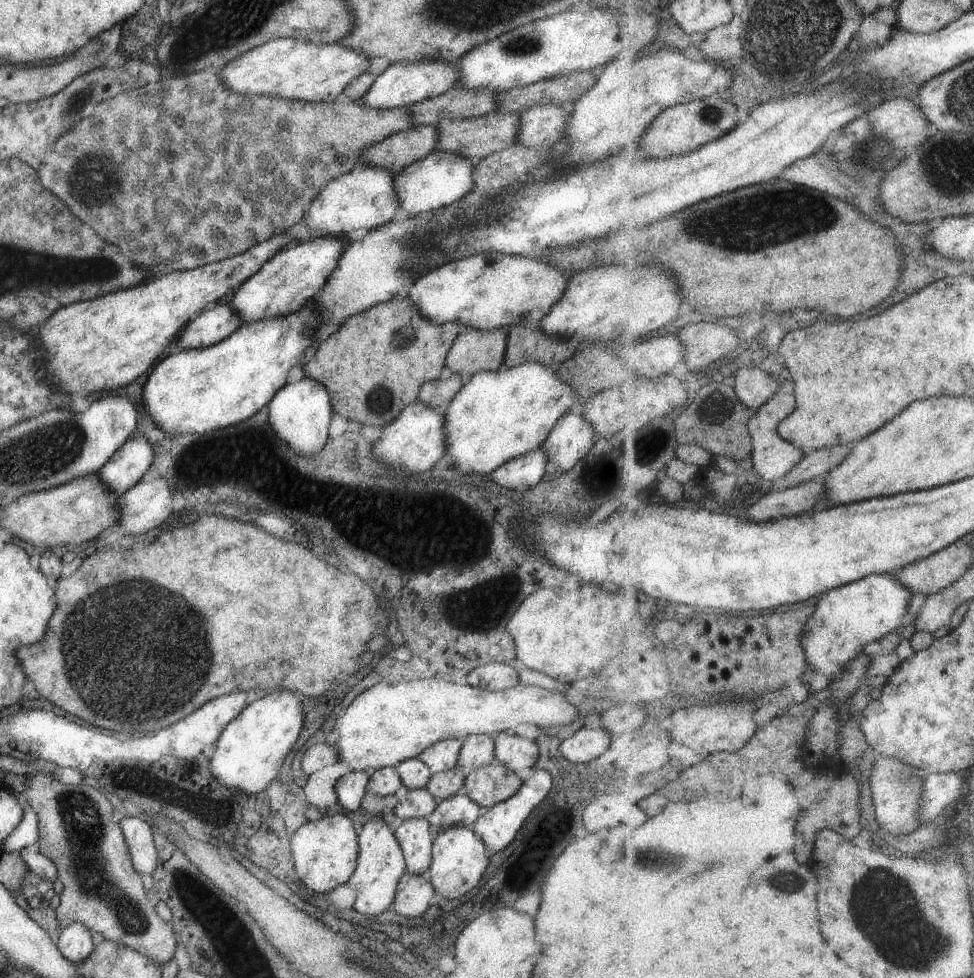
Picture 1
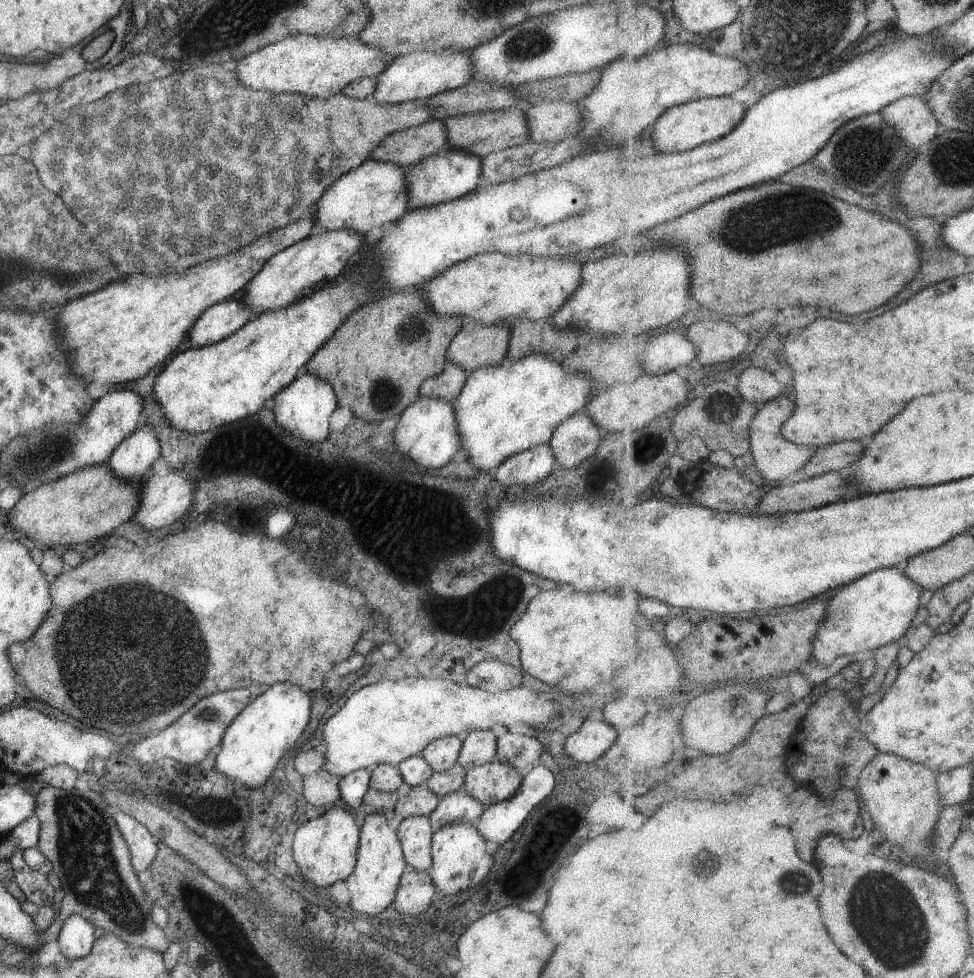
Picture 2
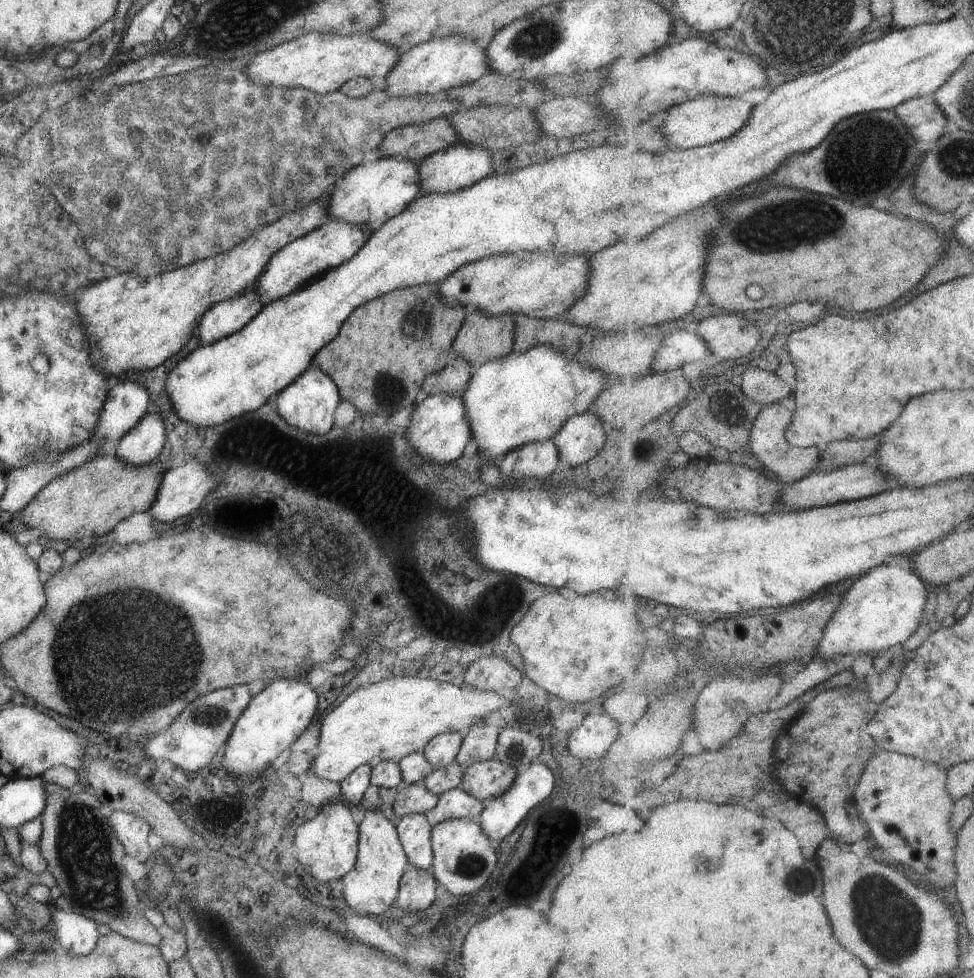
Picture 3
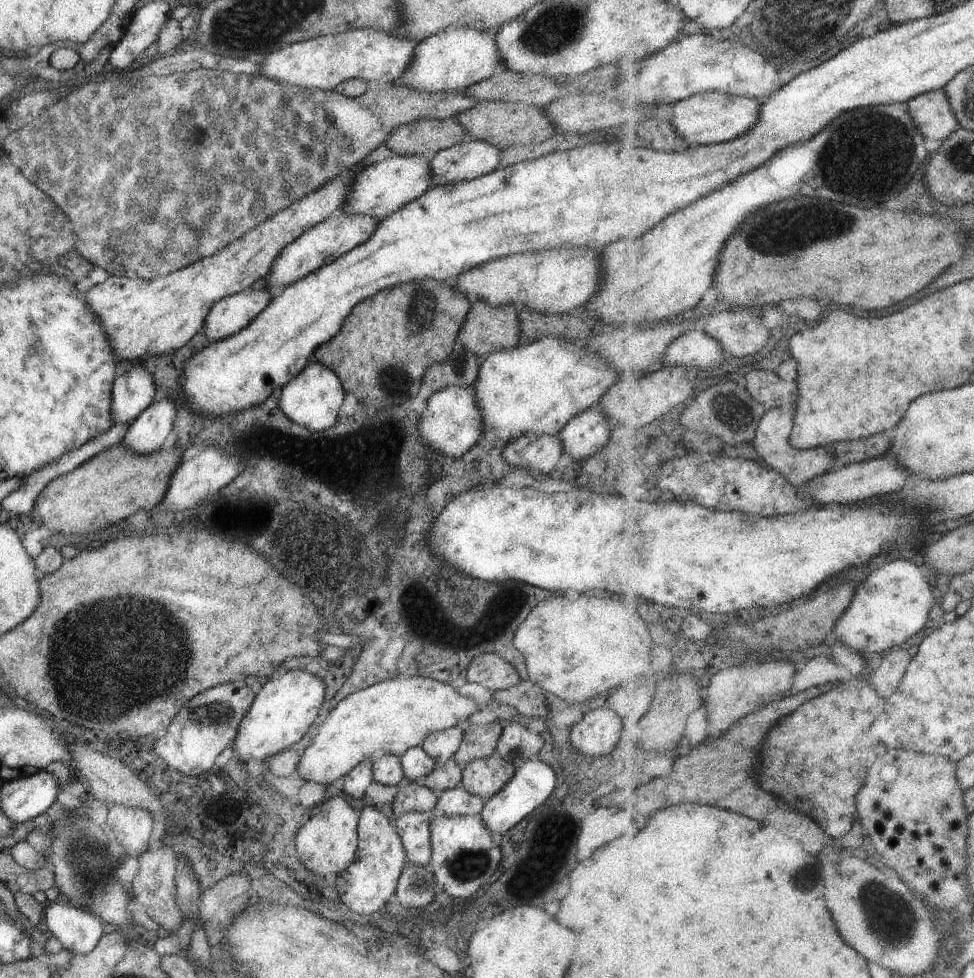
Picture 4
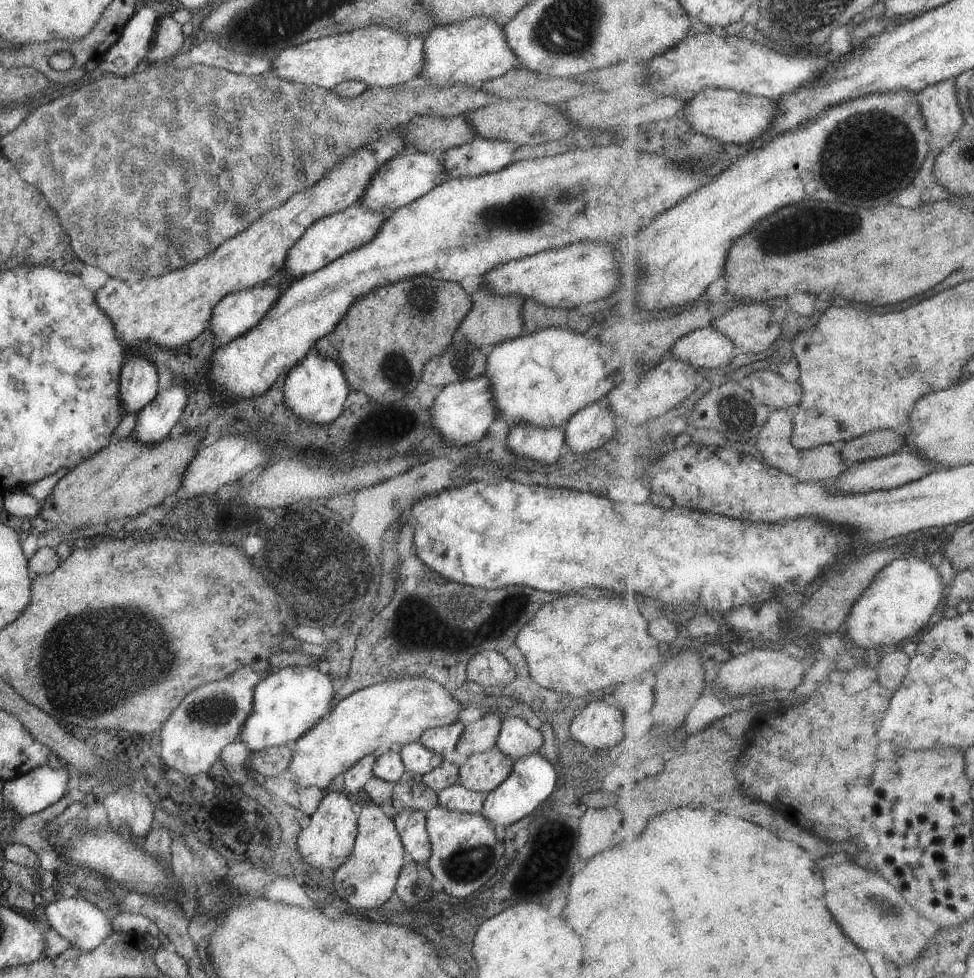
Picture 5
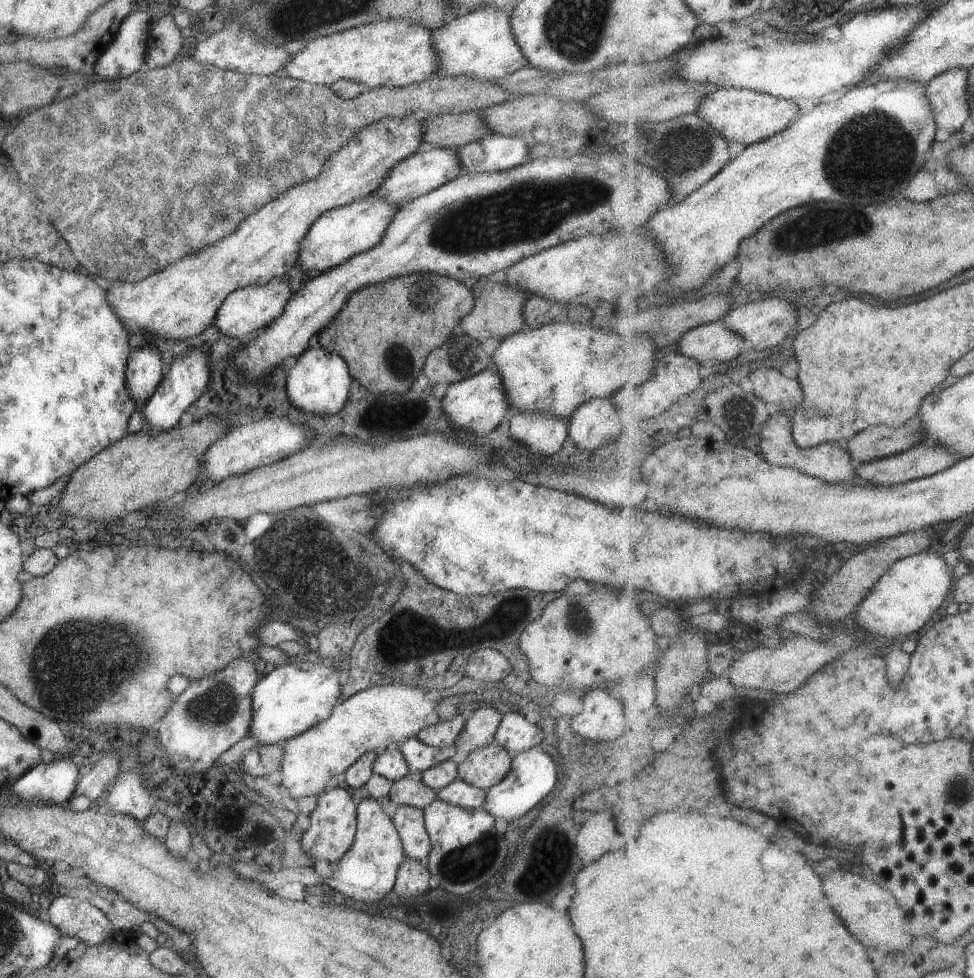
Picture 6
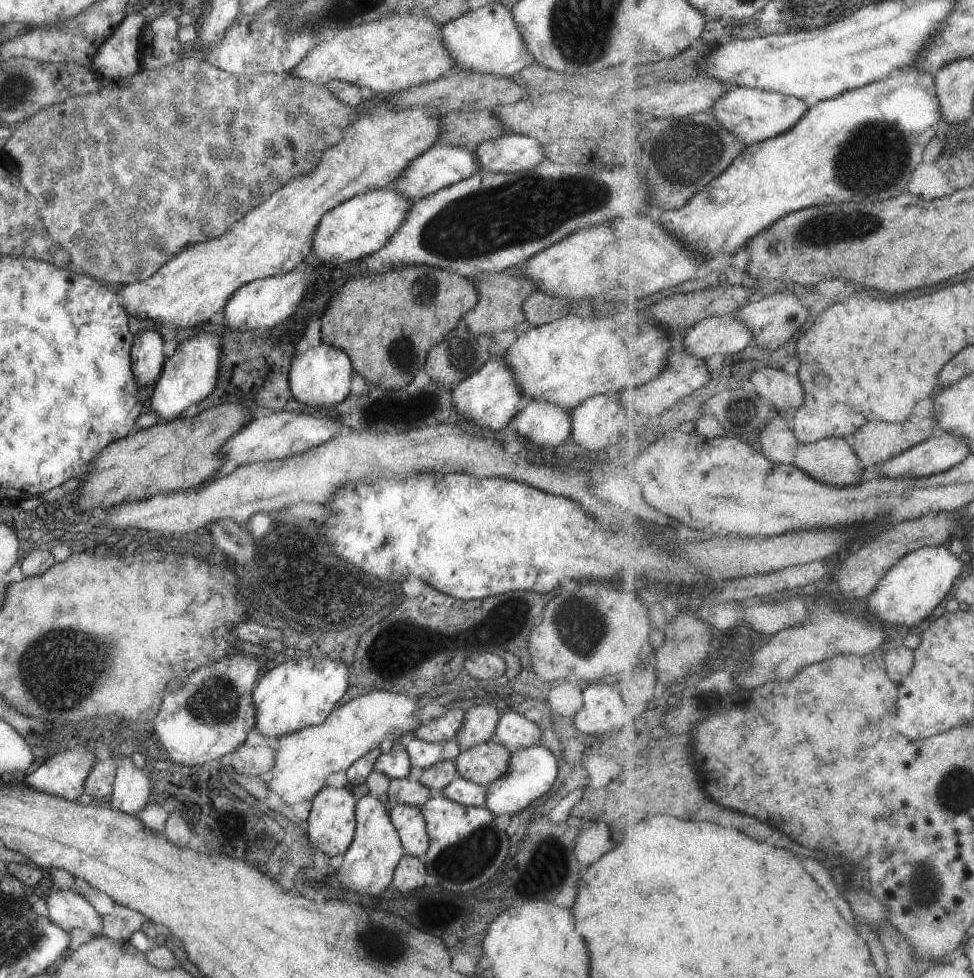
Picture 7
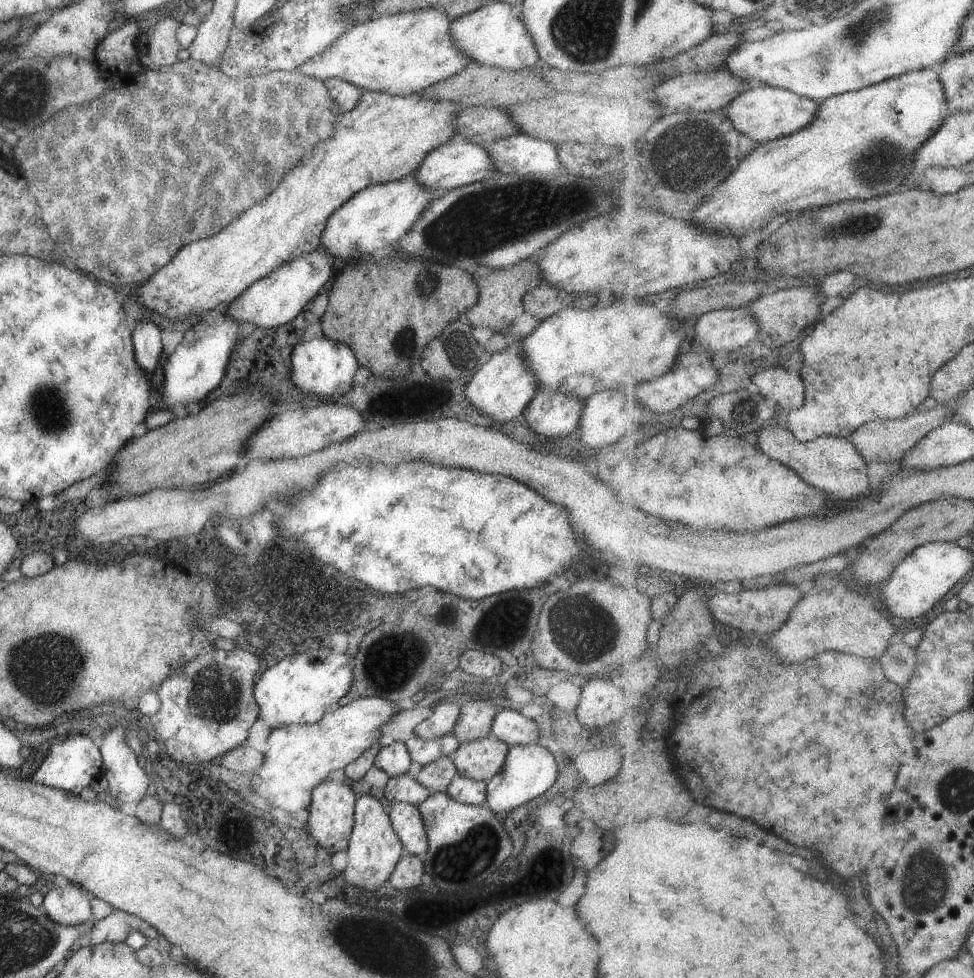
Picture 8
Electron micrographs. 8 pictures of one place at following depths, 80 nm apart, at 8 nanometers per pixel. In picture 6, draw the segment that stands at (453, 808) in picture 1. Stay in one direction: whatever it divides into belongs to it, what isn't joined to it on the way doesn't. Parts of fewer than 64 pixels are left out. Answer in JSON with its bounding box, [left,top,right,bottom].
[436,778,486,809]

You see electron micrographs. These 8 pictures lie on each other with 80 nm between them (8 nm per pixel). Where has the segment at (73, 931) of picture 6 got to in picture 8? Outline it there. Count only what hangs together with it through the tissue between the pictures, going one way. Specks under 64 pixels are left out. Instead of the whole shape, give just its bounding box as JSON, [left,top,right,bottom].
[42,886,91,926]

